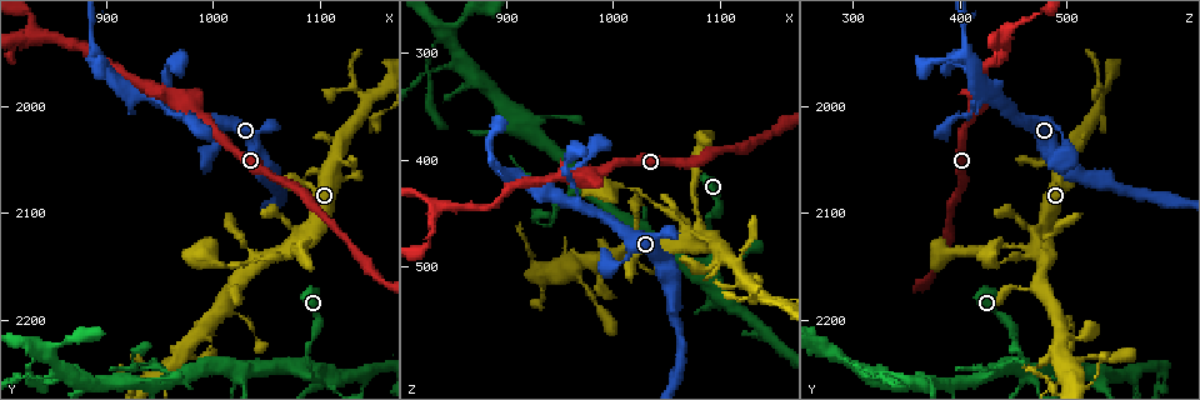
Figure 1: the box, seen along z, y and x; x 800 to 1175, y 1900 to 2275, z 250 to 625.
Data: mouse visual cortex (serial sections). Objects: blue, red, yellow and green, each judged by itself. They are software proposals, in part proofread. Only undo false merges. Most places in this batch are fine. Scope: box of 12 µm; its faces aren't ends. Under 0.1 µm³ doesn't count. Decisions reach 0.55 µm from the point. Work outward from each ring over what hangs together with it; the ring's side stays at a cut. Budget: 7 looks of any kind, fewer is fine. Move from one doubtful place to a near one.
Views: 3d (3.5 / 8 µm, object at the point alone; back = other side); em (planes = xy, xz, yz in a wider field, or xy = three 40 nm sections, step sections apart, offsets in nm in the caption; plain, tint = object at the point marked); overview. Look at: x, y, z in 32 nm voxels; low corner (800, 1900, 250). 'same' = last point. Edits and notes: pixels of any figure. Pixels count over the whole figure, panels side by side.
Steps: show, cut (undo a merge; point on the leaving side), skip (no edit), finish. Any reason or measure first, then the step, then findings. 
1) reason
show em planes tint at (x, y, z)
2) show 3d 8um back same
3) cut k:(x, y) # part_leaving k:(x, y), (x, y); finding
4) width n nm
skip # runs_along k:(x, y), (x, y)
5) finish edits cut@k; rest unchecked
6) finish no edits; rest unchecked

two arms in line, one across
show 3d 3.5um back at (966, 2000, 444)

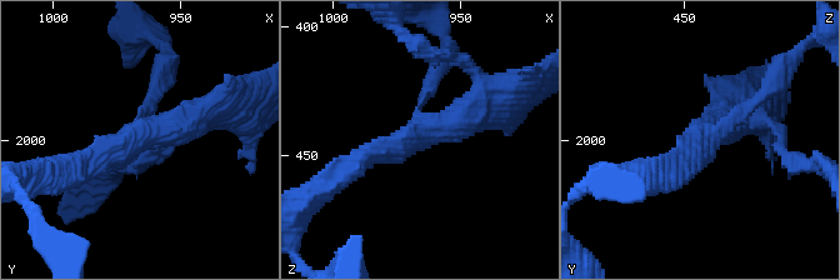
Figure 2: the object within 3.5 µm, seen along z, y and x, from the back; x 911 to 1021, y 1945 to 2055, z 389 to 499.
skip # runs_along 2:(71, 174), (205, 111); one cell here

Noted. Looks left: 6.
a fork
show 3d 8um at (834, 1932, 444)

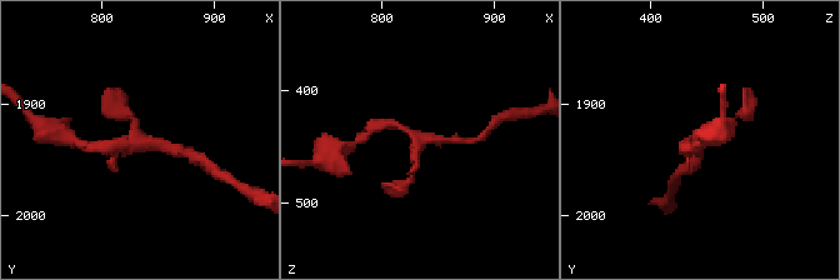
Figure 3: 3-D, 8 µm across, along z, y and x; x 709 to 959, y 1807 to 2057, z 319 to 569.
show 3d 3.5um at (834, 1930, 442)

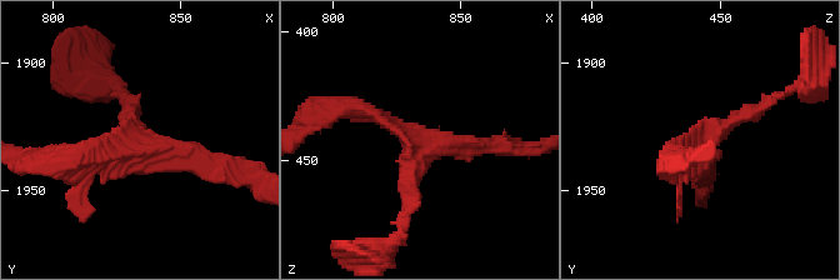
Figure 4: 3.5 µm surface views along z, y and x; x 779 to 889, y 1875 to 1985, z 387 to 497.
arms 3; arm_widths 200, 200, 250 nm
show em planes tint at (833, 1933, 445)

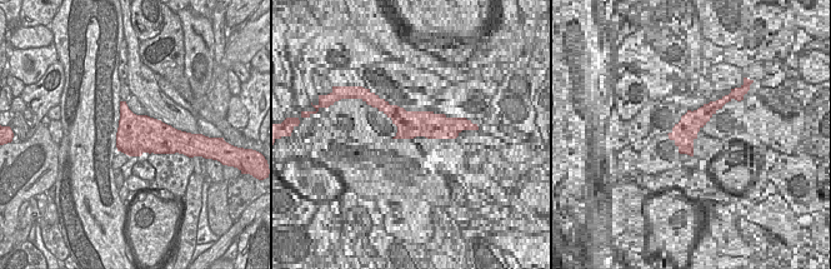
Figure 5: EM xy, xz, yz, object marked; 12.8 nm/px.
skip # runs_along 4:(220, 169), (143, 149), (128, 99); continuous, no second cell

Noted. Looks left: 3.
three-way junction
show 3d 3.5um at (974, 2250, 424)

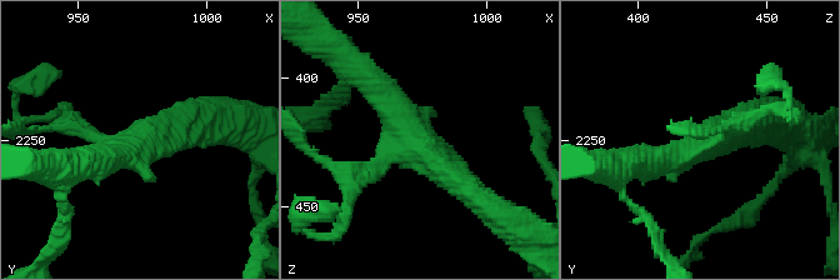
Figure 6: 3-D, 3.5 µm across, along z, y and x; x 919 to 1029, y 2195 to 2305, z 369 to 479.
arms 3; arm_widths 200, 350, 350 nm
show em xy step 2 tint at (974, 2252, 426)

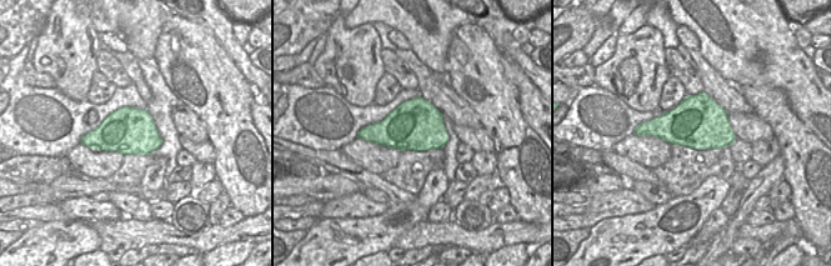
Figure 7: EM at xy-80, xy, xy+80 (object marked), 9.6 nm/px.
skip # runs_along 6:(475, 198), (425, 154), (371, 83); all the same cell

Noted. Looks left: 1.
finish no edits; rest unchecked

